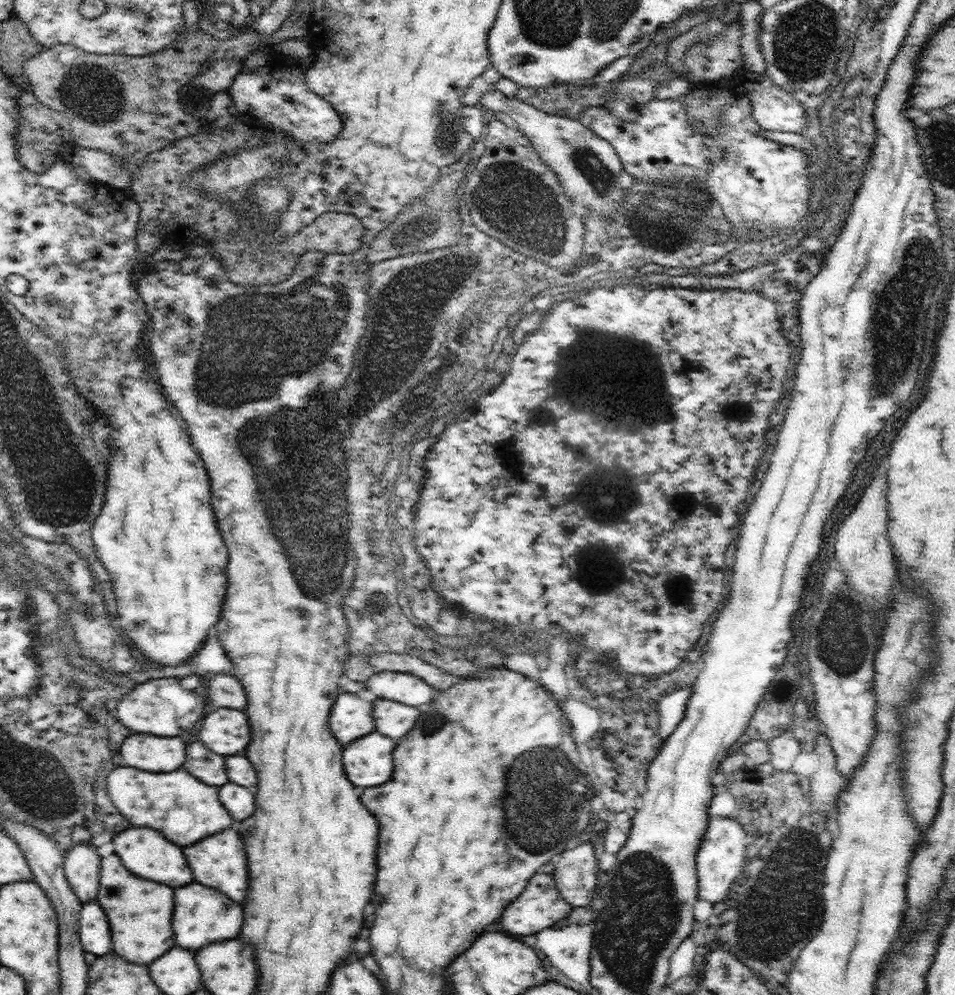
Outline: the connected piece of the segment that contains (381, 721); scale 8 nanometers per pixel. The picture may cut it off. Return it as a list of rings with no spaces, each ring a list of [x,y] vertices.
[[[377,698],[373,702],[372,718],[375,730],[392,740],[400,740],[416,724],[422,709],[387,698]]]

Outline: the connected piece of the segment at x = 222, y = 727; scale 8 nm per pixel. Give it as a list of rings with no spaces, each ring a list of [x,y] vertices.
[[[220,707],[214,708],[210,716],[204,718],[198,738],[206,748],[220,756],[230,756],[246,750],[250,742],[248,718],[242,711]]]

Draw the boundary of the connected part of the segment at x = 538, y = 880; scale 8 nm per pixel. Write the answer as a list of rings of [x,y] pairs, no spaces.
[[[538,873],[526,886],[522,896],[518,896],[502,914],[502,926],[514,934],[536,934],[542,928],[552,926],[554,922],[566,918],[572,912],[572,906],[559,893],[553,875]]]

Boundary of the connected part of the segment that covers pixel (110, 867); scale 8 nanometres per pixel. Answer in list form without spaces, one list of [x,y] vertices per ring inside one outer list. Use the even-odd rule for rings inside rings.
[[[115,853],[106,858],[101,858],[101,869],[99,876],[99,889],[96,902],[104,908],[110,920],[112,928],[112,946],[118,956],[124,956],[128,962],[136,964],[150,964],[156,958],[160,958],[164,952],[168,952],[174,946],[174,932],[172,932],[172,914],[174,914],[174,890],[170,886],[144,880],[134,876],[132,872],[126,870],[121,858]]]

